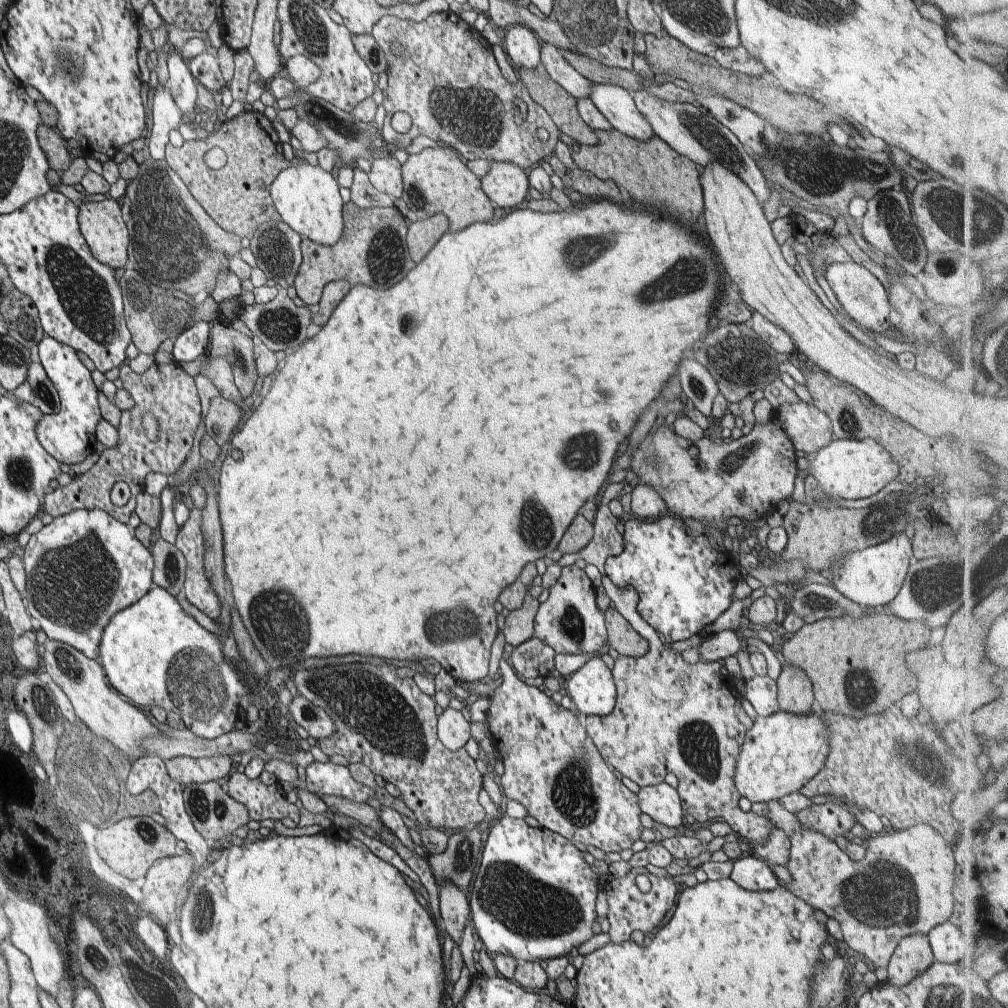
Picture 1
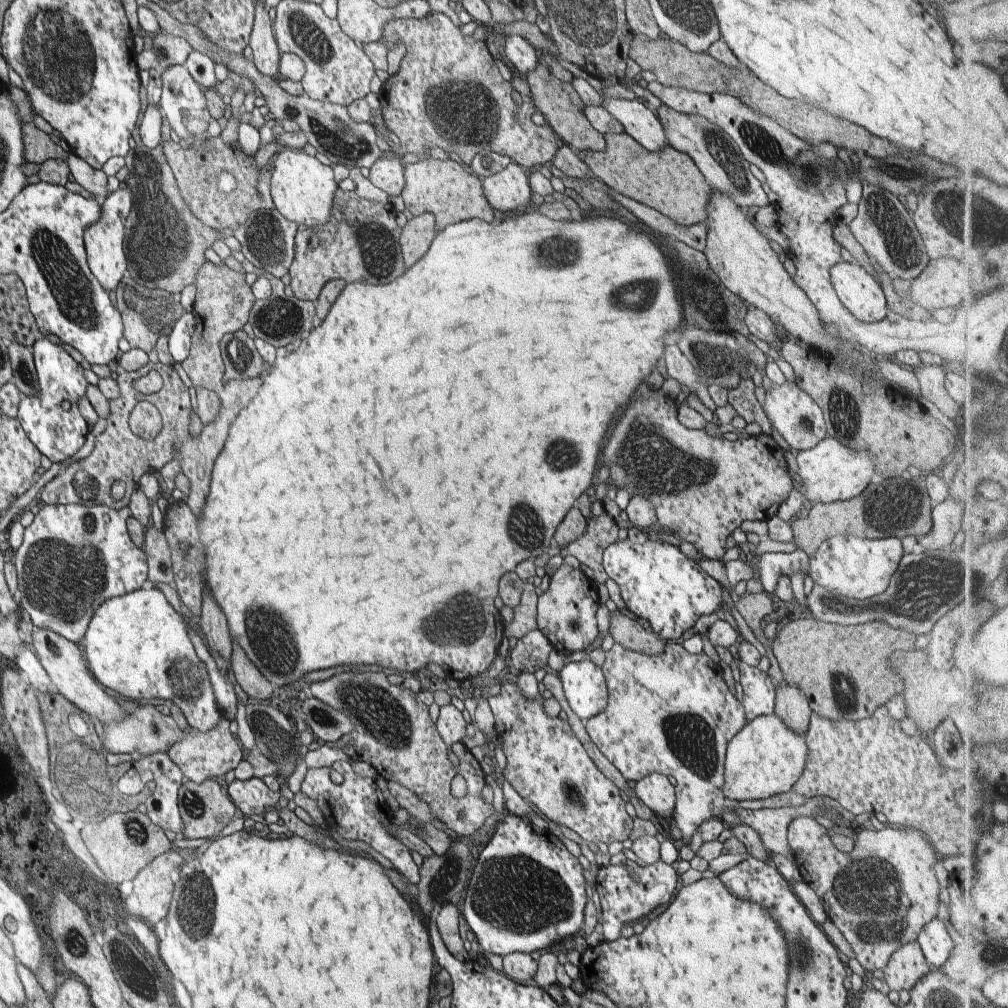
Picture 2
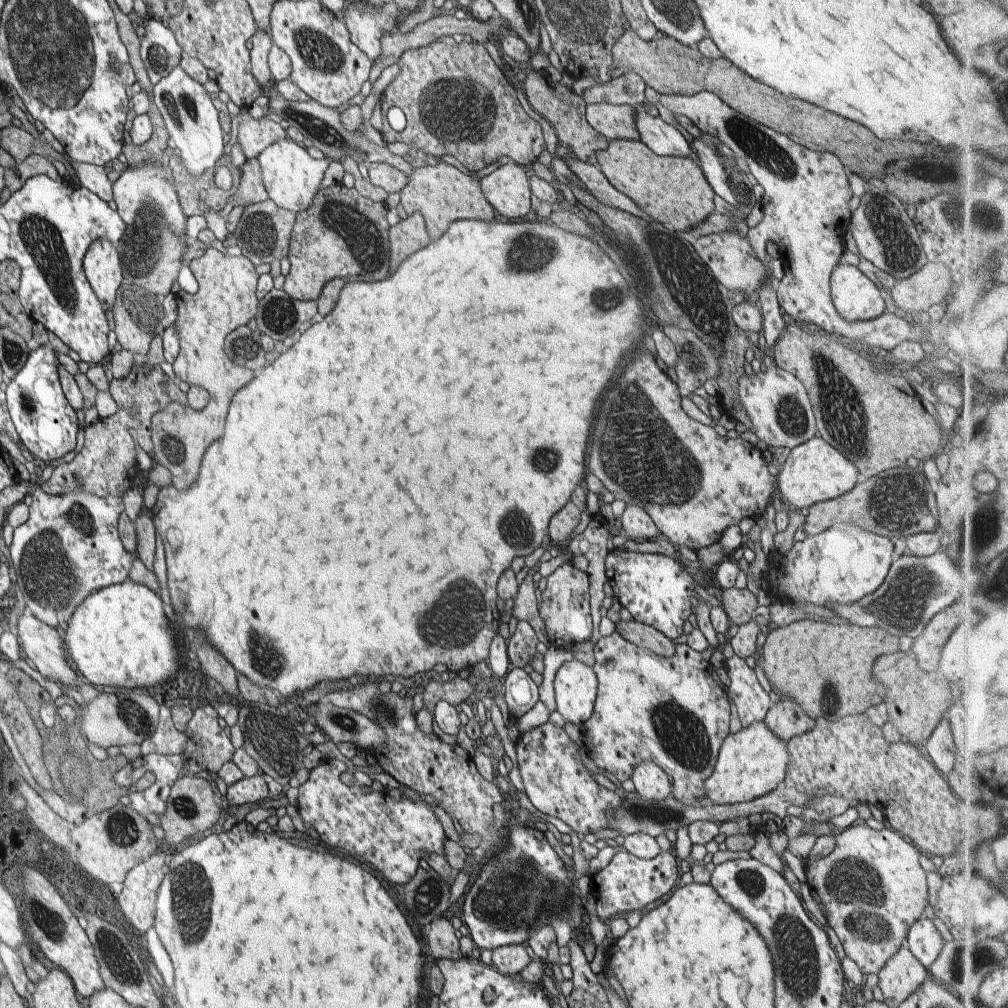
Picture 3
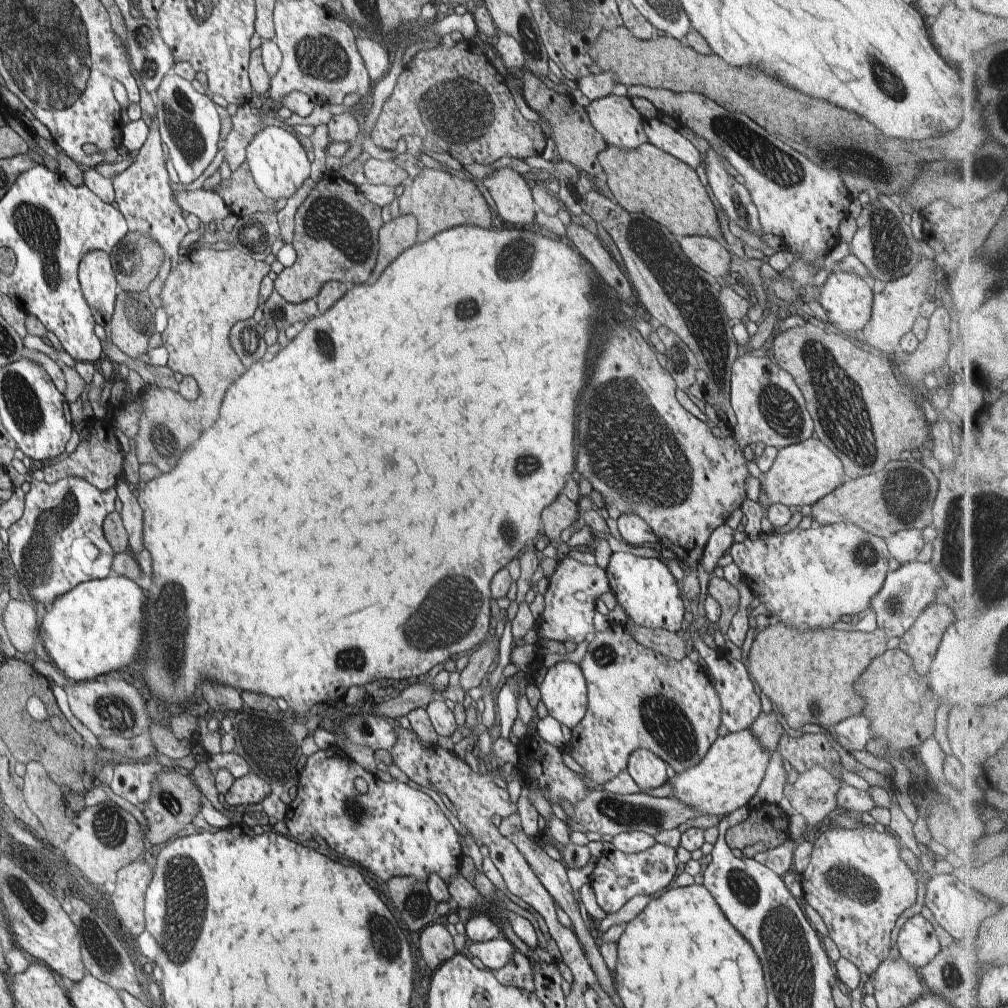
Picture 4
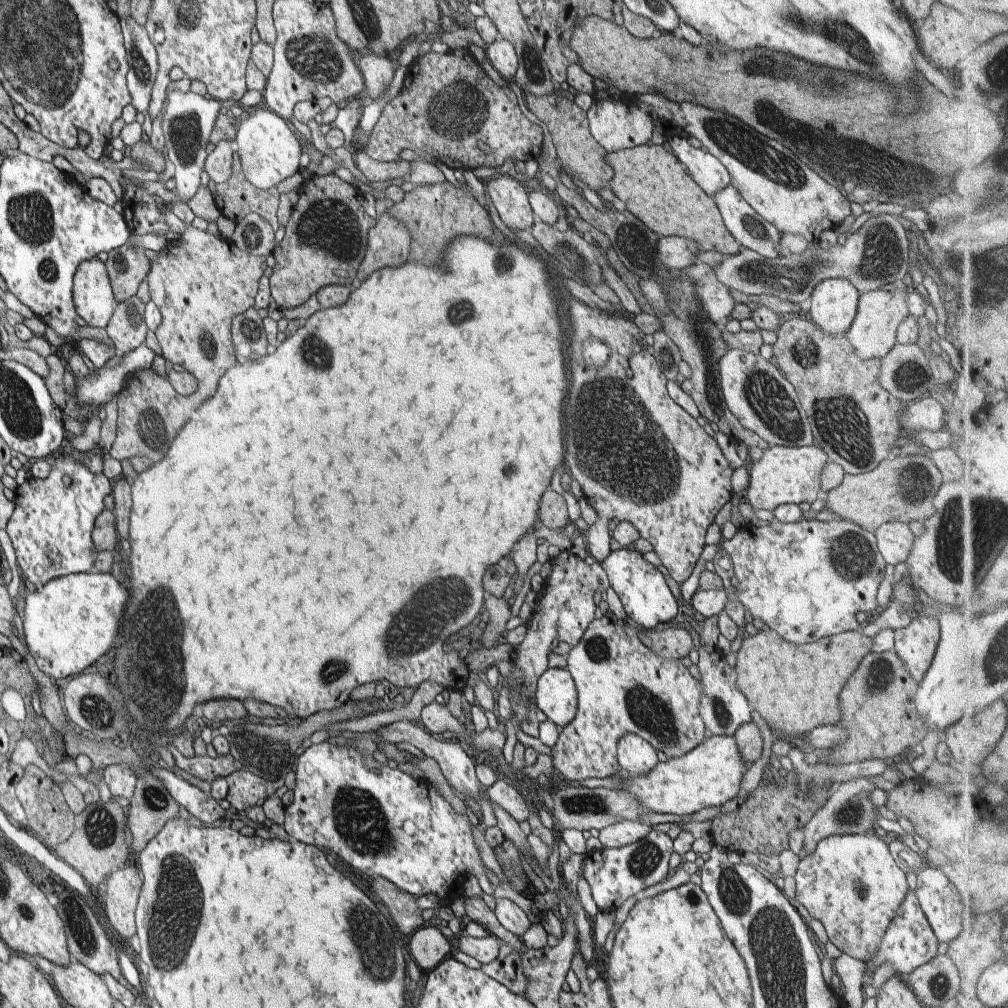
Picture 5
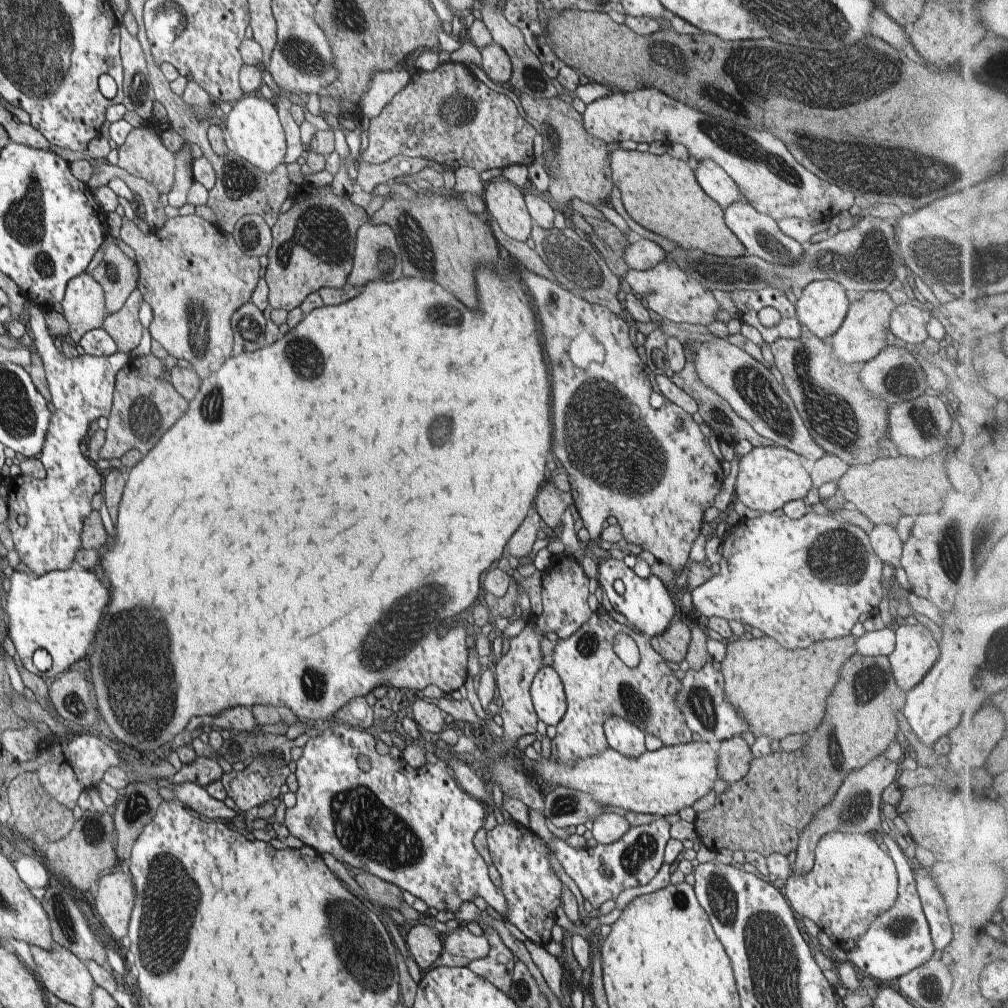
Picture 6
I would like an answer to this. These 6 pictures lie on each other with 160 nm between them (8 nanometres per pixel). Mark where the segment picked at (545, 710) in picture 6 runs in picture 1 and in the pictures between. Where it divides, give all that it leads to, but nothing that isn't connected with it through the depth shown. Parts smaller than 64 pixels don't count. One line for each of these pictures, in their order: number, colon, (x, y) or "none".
1: (592, 689)
2: (584, 684)
3: (576, 685)
4: (564, 691)
5: (556, 695)

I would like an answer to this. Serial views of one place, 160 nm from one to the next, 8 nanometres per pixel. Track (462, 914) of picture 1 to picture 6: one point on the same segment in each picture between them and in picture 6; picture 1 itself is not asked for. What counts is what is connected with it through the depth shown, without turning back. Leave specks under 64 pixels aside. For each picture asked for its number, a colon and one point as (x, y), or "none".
2: (447, 917)
3: (442, 942)
4: (436, 945)
5: (429, 947)
6: (423, 942)

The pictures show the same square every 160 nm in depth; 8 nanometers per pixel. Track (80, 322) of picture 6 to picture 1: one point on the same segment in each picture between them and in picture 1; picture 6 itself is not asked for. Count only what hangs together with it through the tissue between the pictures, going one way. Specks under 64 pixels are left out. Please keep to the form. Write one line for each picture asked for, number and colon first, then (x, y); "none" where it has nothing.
1: (101, 223)
2: (104, 242)
3: (101, 263)
4: (96, 275)
5: (92, 293)

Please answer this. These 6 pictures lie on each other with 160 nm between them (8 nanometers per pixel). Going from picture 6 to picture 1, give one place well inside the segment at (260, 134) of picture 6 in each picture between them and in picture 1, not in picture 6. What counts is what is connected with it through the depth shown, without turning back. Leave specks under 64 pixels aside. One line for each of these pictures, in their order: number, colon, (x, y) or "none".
1: (307, 197)
2: (303, 188)
3: (292, 178)
4: (278, 163)
5: (269, 148)

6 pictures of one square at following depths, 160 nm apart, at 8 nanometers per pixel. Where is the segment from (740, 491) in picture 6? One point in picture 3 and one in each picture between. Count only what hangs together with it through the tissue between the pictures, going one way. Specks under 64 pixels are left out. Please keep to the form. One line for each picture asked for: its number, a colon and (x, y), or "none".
3: (814, 472)
4: (803, 473)
5: (783, 475)

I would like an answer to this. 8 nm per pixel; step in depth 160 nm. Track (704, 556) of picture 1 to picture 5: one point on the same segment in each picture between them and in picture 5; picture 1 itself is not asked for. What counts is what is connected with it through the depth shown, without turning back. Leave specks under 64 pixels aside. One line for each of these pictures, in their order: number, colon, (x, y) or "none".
2: (658, 582)
3: (656, 589)
4: (649, 594)
5: (642, 588)

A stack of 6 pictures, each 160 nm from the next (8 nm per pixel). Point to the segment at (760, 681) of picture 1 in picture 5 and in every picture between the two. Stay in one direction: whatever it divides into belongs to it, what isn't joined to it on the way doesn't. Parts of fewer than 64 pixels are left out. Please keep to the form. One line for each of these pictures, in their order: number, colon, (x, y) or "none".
2: (759, 693)
3: (752, 702)
4: (740, 705)
5: (724, 707)

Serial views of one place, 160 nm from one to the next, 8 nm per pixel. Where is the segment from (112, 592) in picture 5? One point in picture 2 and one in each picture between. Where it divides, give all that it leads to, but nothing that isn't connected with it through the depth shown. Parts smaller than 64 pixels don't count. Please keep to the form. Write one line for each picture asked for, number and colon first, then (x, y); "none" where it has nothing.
2: (138, 646)
3: (121, 637)
4: (95, 629)

